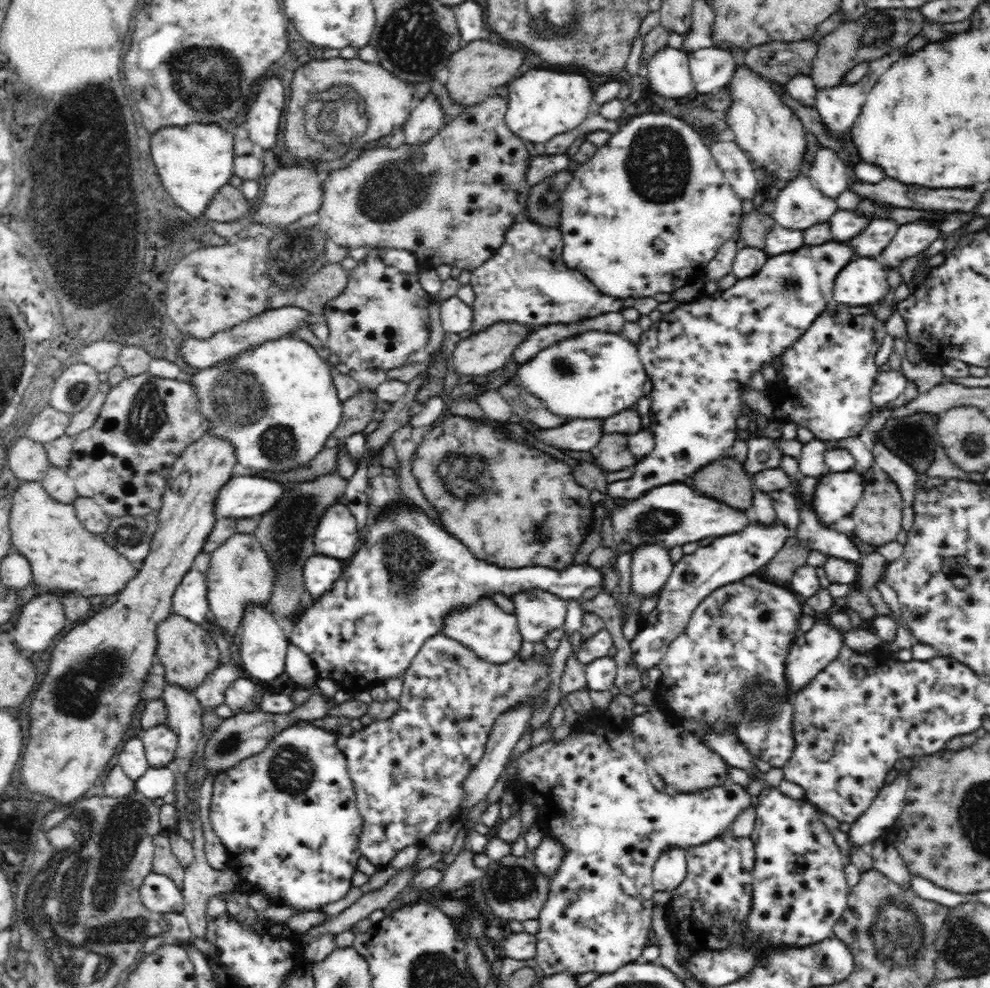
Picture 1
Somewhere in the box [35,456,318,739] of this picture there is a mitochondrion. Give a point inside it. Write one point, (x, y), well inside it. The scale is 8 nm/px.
(77, 692)

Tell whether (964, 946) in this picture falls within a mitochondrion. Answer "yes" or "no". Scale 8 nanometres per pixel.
yes

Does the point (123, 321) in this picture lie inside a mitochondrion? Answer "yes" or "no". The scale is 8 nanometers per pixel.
yes

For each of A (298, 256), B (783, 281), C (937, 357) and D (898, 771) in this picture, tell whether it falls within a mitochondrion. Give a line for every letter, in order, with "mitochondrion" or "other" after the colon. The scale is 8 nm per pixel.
A: mitochondrion
B: mitochondrion
C: other
D: other

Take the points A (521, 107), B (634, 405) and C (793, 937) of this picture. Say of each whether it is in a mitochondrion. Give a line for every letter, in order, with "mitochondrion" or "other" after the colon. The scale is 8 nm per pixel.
A: other
B: other
C: mitochondrion

